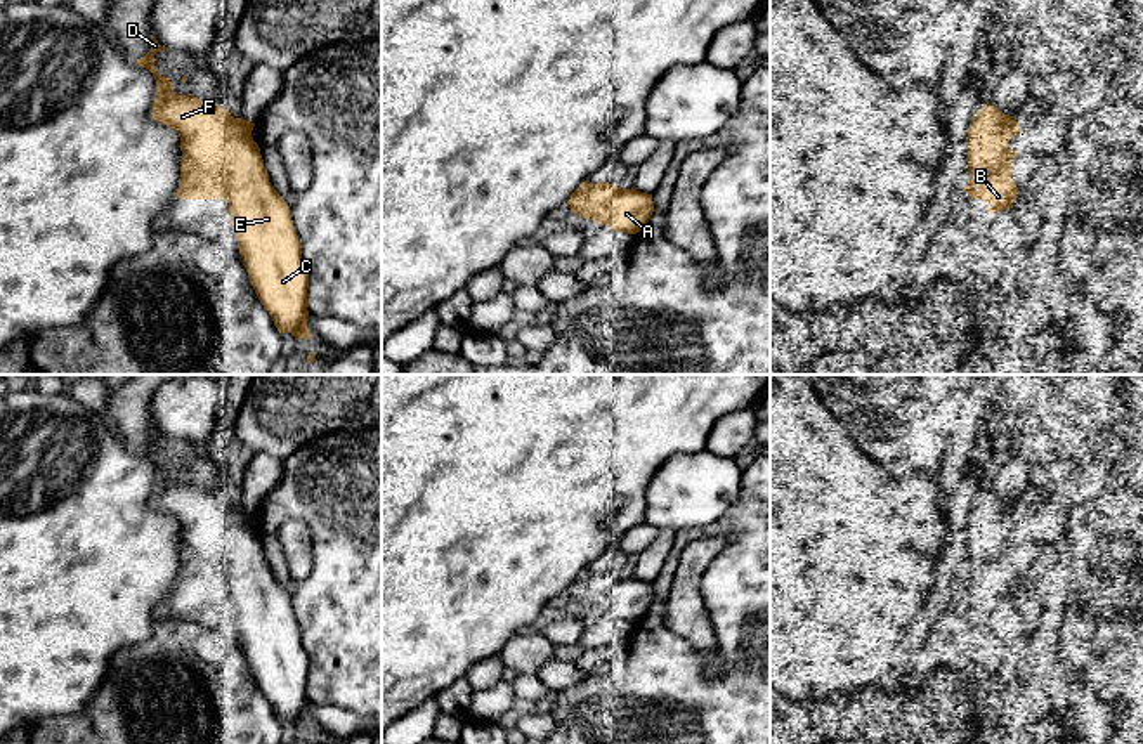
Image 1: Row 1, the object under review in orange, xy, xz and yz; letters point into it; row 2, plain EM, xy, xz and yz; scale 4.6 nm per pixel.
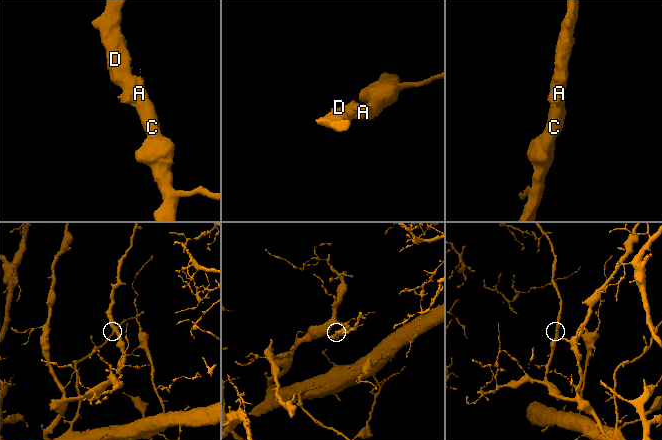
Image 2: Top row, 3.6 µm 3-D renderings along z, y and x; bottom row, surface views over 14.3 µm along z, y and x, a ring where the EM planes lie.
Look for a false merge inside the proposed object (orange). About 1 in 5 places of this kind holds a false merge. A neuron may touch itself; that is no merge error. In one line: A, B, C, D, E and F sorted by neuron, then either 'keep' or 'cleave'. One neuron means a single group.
A B C D E F; keep

